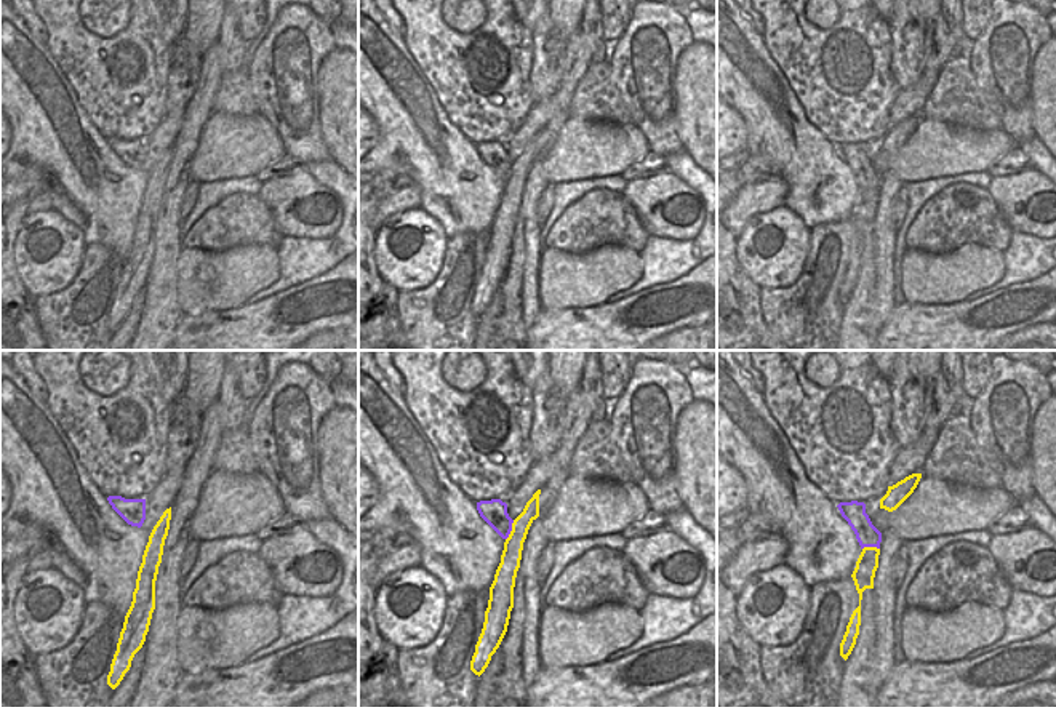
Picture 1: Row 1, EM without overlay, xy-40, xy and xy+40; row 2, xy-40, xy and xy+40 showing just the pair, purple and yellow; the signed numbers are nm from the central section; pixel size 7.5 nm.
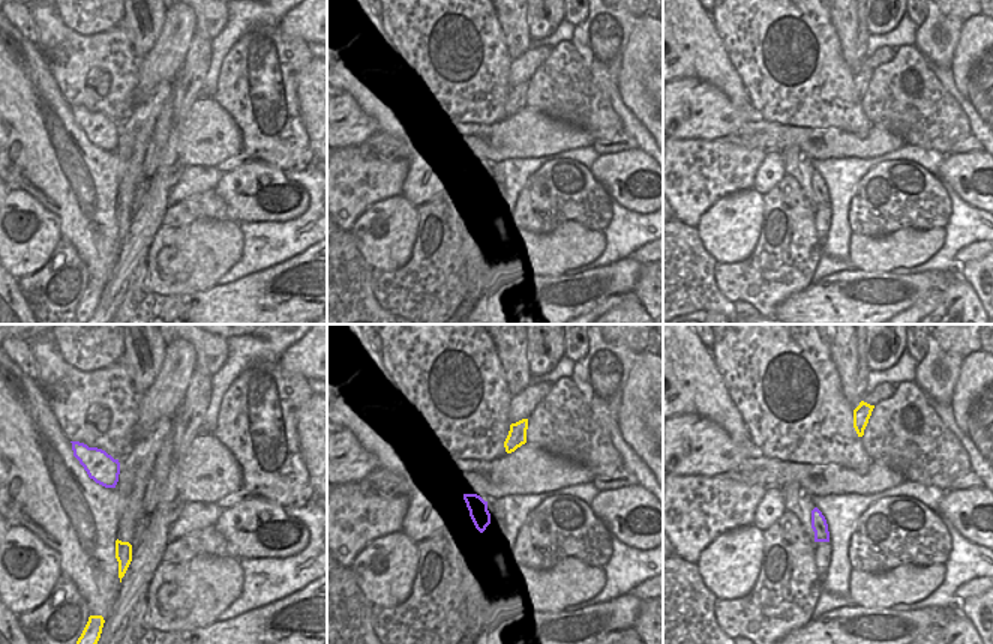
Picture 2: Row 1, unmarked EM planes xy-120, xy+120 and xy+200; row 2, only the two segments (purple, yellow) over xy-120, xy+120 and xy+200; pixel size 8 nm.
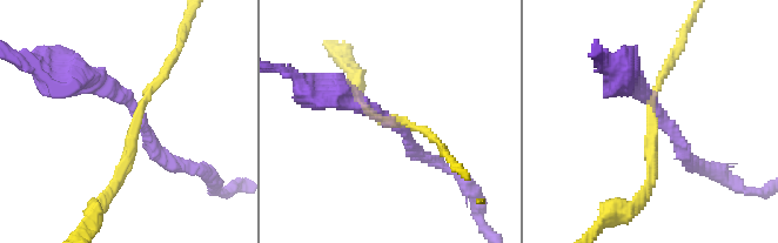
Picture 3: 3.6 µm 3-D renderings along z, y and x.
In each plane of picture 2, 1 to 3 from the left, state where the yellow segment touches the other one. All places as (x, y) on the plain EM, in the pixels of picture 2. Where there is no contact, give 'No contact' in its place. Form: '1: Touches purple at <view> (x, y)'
1: No contact
2: No contact
3: No contact

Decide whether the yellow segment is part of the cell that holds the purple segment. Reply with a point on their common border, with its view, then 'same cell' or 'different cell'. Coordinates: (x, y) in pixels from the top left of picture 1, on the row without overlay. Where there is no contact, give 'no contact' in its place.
meets purple in xy at (511, 171); different cell

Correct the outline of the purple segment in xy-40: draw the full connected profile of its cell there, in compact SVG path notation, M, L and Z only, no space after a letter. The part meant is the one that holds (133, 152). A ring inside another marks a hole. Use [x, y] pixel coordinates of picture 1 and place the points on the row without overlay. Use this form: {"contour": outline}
{"contour": "M107 139L112 150L131 168L141 170L146 162L146 141Z"}

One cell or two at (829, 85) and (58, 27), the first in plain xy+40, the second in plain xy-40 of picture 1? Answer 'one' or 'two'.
one

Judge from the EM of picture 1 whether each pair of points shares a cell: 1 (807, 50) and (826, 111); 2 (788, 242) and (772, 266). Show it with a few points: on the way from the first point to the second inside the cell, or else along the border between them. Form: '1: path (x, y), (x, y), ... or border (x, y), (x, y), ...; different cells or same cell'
1: path (818, 64), (824, 77), (824, 96); same cell
2: path (781, 248), (772, 259); same cell

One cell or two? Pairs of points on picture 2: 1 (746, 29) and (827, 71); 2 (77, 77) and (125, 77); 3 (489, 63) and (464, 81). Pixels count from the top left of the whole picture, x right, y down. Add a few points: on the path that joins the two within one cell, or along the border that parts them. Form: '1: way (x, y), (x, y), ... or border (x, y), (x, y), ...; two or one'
1: way (771, 54), (779, 62), (780, 84), (801, 84); one
2: way (89, 65), (113, 65); one
3: way (483, 63), (470, 75); one

